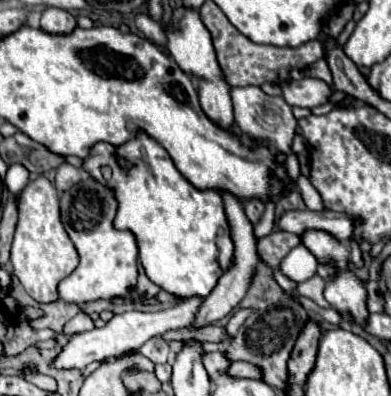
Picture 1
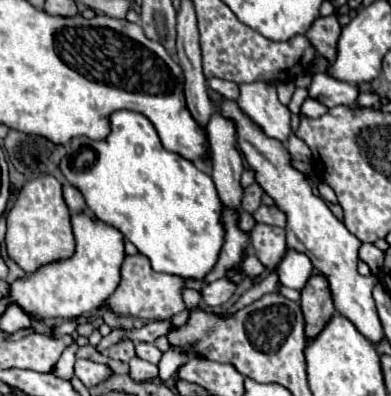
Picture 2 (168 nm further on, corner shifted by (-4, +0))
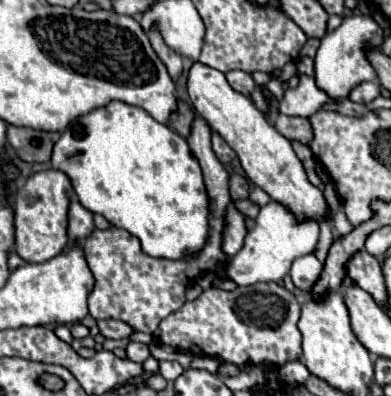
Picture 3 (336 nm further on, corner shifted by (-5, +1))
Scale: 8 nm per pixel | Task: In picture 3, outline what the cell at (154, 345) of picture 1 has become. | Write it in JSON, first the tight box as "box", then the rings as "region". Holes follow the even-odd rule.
{"box":[126,341,150,363],"region":[[[130,341],[128,349],[126,349],[126,355],[128,355],[128,359],[130,359],[130,361],[144,363],[144,361],[150,357],[150,349],[148,349],[148,345],[144,345],[144,343]]]}

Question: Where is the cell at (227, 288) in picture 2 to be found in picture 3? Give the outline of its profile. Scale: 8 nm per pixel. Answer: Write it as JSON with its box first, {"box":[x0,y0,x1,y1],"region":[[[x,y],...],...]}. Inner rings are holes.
{"box":[226,201,320,285],"region":[[[272,201],[260,209],[256,217],[256,227],[248,231],[244,239],[244,247],[228,261],[226,279],[234,281],[236,285],[254,285],[260,281],[280,281],[290,271],[290,265],[294,259],[314,251],[318,233],[320,229],[316,221],[298,223],[296,217],[288,209]]]}

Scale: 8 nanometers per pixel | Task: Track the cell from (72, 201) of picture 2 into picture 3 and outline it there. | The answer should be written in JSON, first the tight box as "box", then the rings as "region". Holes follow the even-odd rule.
{"box":[68,199,94,241],"region":[[[72,199],[70,201],[70,221],[68,221],[68,235],[70,235],[70,239],[84,241],[92,231],[94,231],[92,213],[88,209],[84,209],[78,203],[78,199]]]}

